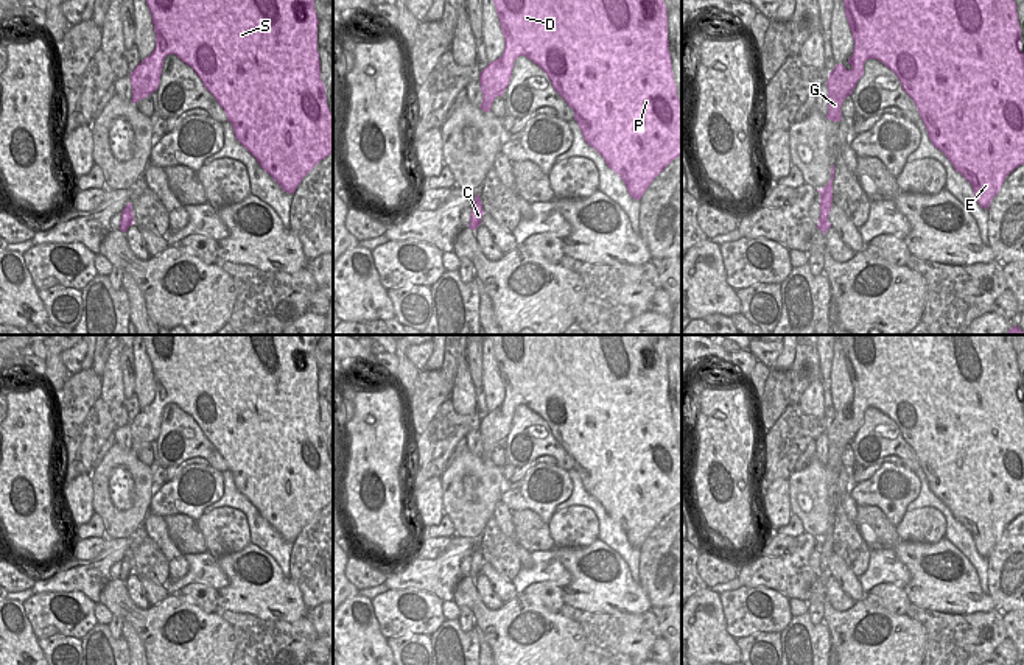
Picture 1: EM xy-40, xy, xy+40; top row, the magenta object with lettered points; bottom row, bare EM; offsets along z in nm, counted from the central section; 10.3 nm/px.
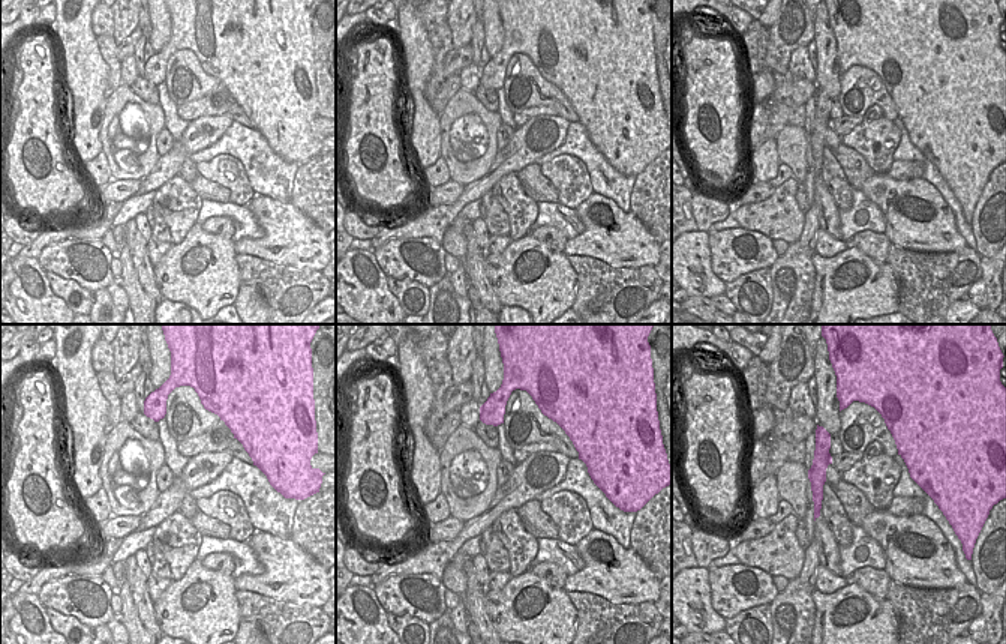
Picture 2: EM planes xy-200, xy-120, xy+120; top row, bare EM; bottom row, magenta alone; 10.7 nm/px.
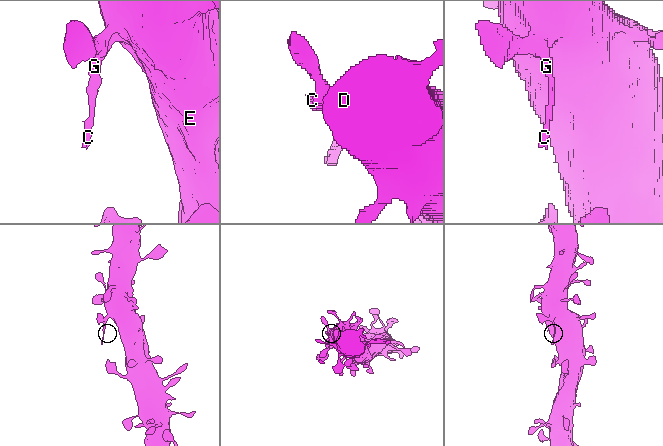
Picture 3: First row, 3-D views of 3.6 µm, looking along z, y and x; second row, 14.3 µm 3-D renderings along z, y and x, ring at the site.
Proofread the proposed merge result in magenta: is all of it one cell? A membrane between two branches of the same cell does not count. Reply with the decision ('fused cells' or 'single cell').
single cell

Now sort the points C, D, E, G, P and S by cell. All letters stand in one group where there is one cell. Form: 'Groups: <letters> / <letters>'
Groups: C D E G P S

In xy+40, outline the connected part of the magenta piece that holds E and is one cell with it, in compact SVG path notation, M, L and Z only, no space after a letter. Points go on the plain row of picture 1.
M836 335L836 338L842 343L854 397L848 408L850 419L837 413L829 420L826 467L840 470L842 452L862 427L865 410L878 408L898 425L903 439L914 449L932 494L971 533L979 554L988 559L1005 526L1024 512L1024 402L1012 335Z

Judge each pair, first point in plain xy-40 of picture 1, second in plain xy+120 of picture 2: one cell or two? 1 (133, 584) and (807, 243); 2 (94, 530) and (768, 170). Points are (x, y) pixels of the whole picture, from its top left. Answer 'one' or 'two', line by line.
1: two
2: two

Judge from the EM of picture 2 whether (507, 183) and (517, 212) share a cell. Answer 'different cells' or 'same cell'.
same cell

